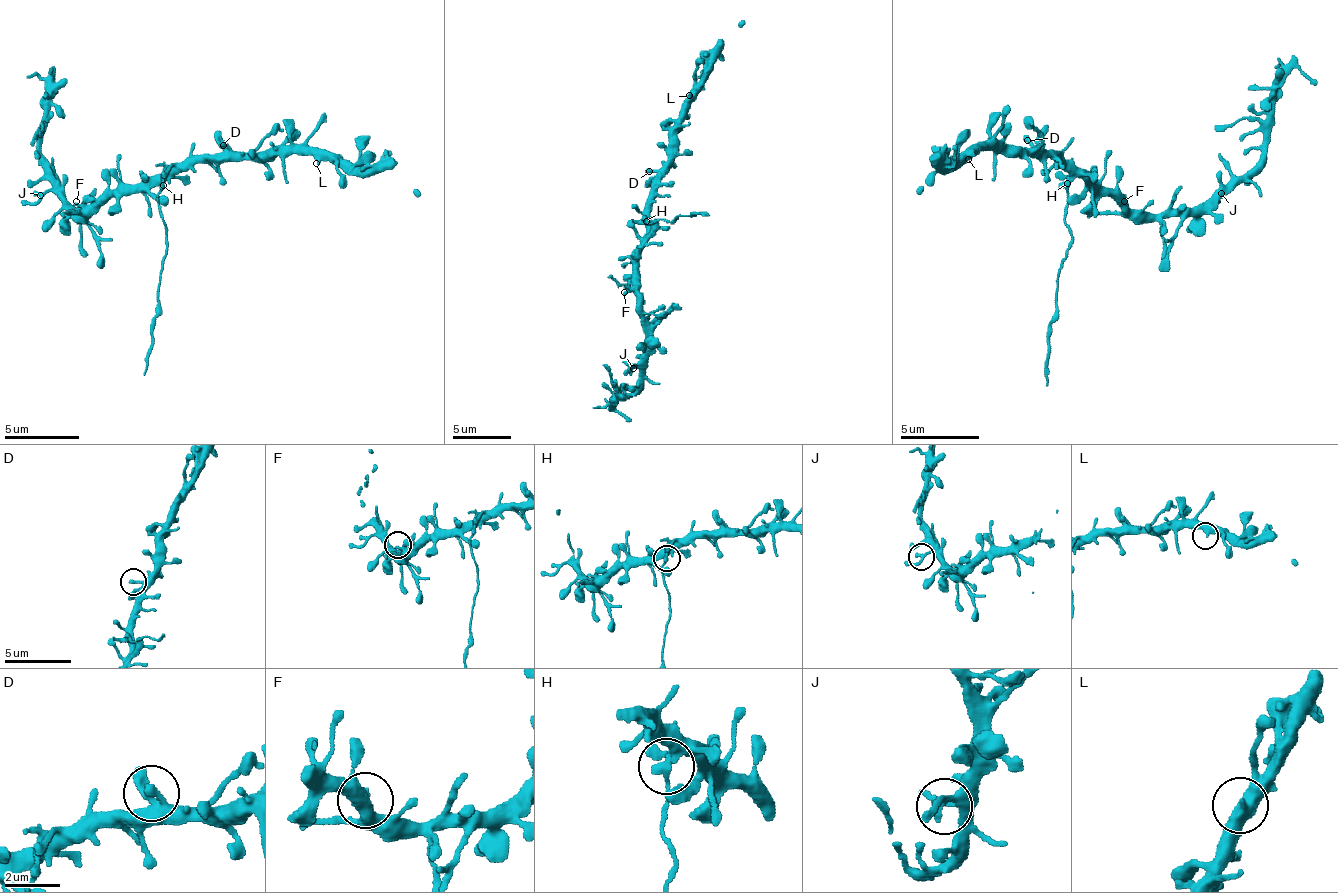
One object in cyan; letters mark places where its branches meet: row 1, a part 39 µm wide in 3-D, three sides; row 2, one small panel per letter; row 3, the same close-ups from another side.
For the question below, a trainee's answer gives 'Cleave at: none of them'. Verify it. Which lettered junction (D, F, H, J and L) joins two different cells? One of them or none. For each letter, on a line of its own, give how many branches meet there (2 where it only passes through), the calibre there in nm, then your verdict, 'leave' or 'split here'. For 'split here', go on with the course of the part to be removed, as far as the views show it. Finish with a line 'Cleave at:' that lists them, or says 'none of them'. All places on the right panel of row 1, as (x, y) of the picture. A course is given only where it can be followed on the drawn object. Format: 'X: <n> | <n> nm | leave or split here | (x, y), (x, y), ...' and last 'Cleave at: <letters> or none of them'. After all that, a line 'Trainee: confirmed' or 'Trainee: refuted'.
D: 1 | 280 nm | leave
F: 2 | 220 nm | leave
H: 2 | 200 nm | split here | (1066, 184), (1064, 220), (1072, 248), (1059, 275), (1048, 386)
J: 2 | 200 nm | leave
L: 2 | 320 nm | leave
Cleave at: H
Trainee: refuted

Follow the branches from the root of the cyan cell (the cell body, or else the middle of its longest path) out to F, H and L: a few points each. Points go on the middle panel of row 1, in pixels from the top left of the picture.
F: (642, 243), (637, 255), (636, 272), (624, 292)
H: (642, 243), (653, 226), (647, 220)
L: (642, 243), (653, 179), (668, 162), (671, 130), (689, 95)

